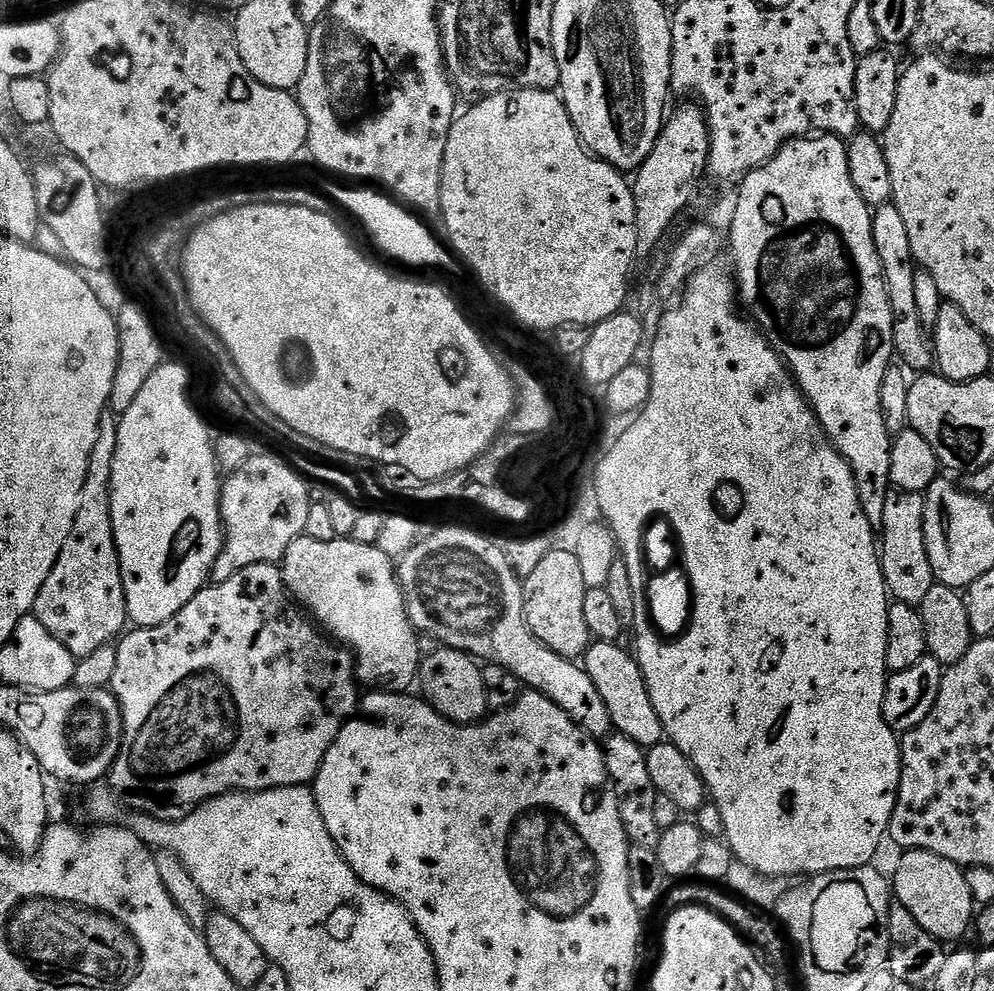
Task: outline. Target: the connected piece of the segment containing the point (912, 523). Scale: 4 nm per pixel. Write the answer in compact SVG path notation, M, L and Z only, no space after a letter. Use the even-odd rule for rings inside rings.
M892 488L886 494L886 510L882 512L882 551L880 565L888 583L888 591L899 603L919 606L937 583L926 554L924 537L924 497L921 493Z

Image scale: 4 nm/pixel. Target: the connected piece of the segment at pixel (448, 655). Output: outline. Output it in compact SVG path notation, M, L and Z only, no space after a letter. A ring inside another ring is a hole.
M436 646L429 656L427 653L421 659L418 684L424 687L423 695L428 703L453 724L475 724L489 715L484 673L481 665L466 652Z

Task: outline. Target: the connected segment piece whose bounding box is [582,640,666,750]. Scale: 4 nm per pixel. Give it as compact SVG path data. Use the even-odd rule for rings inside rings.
M596 640L589 644L587 652L584 653L582 666L598 686L610 710L613 729L621 736L634 738L634 742L647 750L665 739L664 724L660 721L658 710L654 710L654 702L648 693L639 659L635 655L632 657L626 649L619 648L620 646L610 640Z

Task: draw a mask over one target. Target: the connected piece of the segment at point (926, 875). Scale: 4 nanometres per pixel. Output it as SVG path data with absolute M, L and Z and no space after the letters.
M913 848L903 853L900 869L894 875L894 892L903 907L935 940L960 940L973 927L978 903L972 896L965 869L942 858L937 852Z

